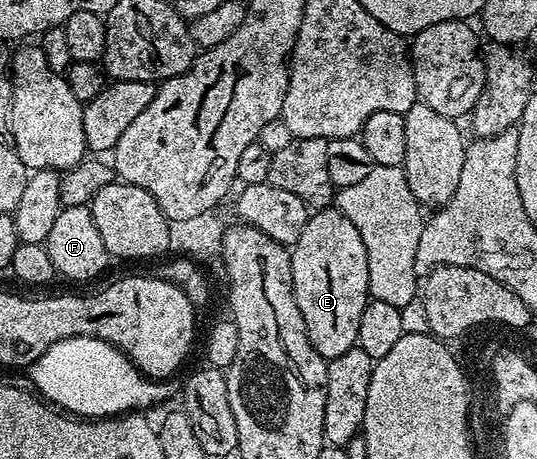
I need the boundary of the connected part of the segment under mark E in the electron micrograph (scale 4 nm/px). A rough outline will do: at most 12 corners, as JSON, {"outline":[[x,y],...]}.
{"outline":[[333,206],[291,245],[292,289],[324,360],[357,347],[370,299],[358,229]]}

